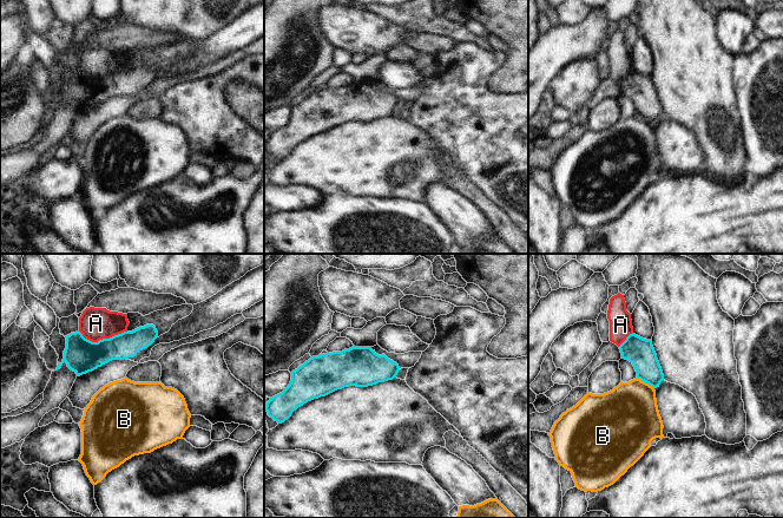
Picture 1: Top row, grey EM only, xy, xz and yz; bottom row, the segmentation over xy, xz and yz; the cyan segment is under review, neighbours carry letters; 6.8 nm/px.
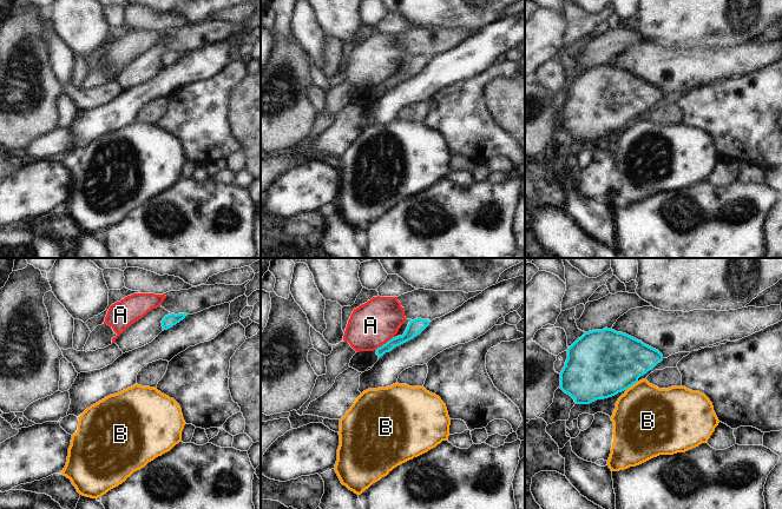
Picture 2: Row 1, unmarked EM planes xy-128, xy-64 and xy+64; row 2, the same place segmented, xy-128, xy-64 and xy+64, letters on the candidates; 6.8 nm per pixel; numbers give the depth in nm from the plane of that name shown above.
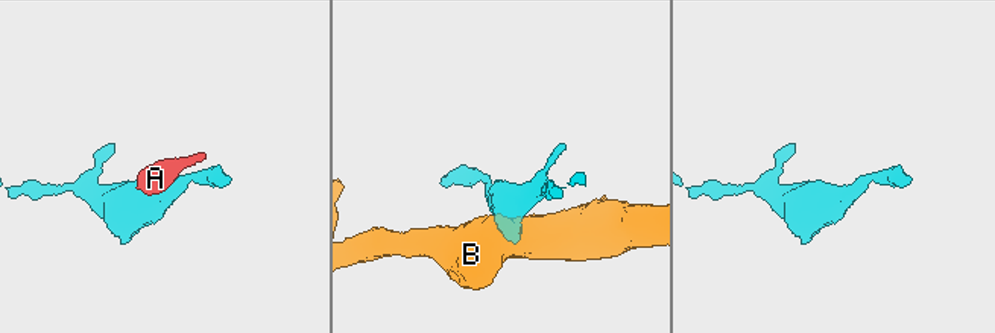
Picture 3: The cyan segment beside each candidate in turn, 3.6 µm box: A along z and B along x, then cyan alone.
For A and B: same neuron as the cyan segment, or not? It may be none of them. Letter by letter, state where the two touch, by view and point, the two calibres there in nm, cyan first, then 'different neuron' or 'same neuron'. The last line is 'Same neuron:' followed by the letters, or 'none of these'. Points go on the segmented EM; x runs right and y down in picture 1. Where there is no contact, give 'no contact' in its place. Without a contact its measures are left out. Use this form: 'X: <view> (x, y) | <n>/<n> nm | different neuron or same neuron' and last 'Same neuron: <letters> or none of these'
A: xy (103, 339) | 240/220 nm | different neuron
B: yz (645, 381) | 190/400 nm | different neuron
Same neuron: none of these

